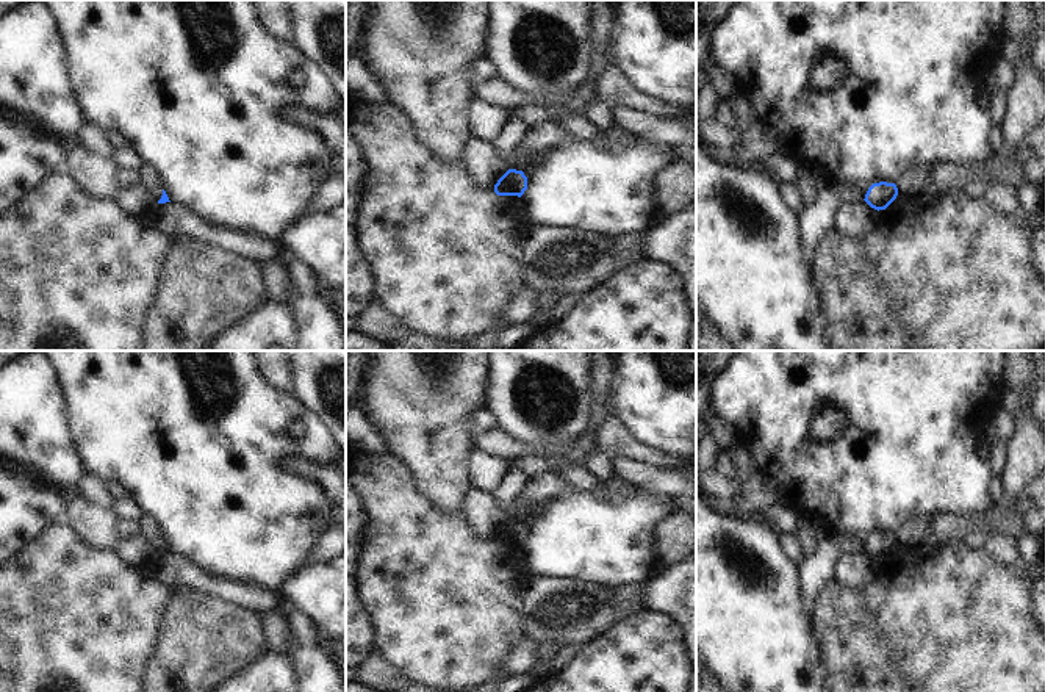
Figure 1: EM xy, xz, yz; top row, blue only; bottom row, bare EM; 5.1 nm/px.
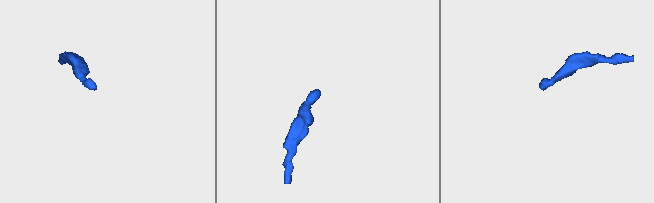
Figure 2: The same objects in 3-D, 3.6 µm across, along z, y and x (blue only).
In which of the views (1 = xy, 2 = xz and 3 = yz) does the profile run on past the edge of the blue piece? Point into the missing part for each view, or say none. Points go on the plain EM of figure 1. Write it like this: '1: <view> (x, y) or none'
1: none
2: none
3: none

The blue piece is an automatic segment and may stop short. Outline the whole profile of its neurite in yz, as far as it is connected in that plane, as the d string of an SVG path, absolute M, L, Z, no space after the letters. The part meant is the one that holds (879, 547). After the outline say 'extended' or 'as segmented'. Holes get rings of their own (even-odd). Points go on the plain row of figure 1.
M879 532L873 534L867 545L865 553L874 560L885 560L898 546L898 539L895 534Z; as segmented

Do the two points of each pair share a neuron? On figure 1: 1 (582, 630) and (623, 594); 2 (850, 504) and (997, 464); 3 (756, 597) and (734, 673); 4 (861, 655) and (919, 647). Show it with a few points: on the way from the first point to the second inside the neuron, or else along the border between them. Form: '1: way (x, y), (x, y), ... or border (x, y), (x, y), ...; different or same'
1: way (592, 620), (606, 606), (614, 603); same
2: border (987, 462), (994, 476); different
3: way (750, 616), (750, 655); same
4: border (876, 617), (889, 639), (894, 664), (904, 675); different

